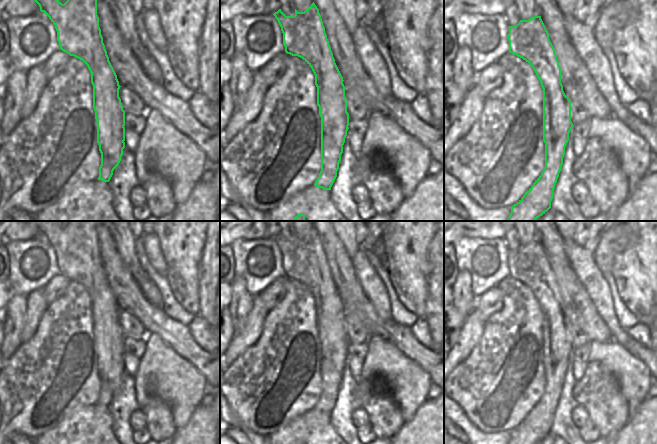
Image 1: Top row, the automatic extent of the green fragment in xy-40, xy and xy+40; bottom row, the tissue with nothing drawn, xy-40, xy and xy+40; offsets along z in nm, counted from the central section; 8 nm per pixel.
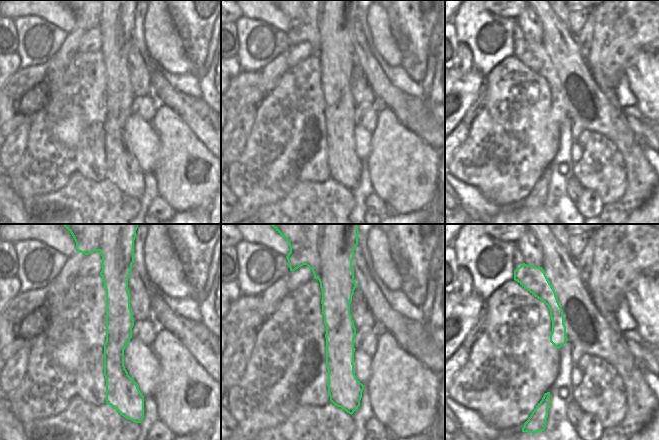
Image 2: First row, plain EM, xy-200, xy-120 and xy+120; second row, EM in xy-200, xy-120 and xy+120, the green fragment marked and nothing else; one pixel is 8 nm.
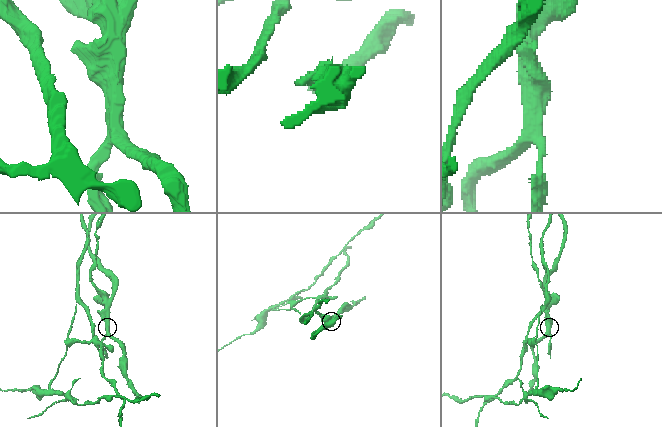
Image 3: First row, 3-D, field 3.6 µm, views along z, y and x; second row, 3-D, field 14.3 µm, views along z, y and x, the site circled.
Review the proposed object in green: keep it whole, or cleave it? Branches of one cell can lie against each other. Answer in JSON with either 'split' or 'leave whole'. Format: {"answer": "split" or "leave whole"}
{"answer": "split"}

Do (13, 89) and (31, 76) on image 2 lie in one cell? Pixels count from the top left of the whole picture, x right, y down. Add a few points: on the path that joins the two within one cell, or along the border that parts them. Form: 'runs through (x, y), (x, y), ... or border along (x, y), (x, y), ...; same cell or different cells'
runs through (17, 86), (27, 78); same cell

